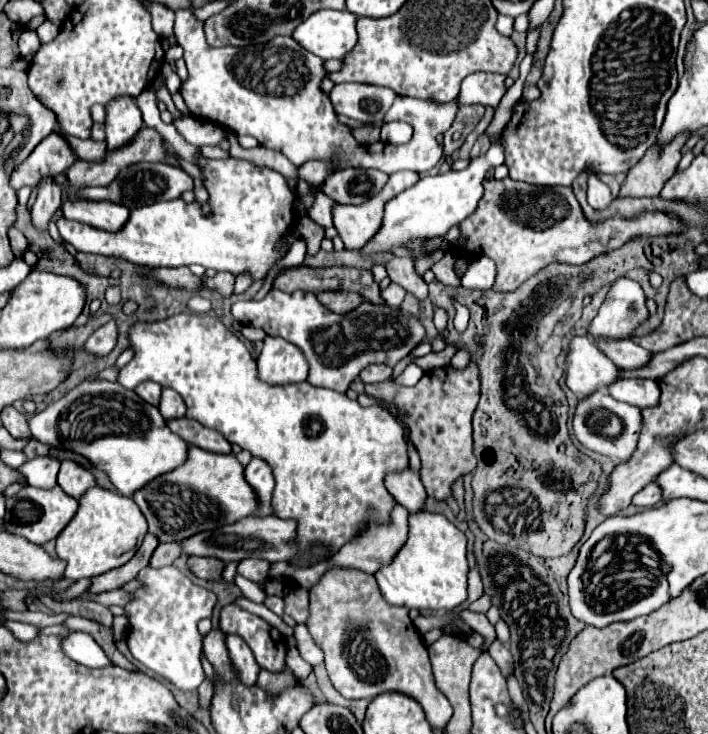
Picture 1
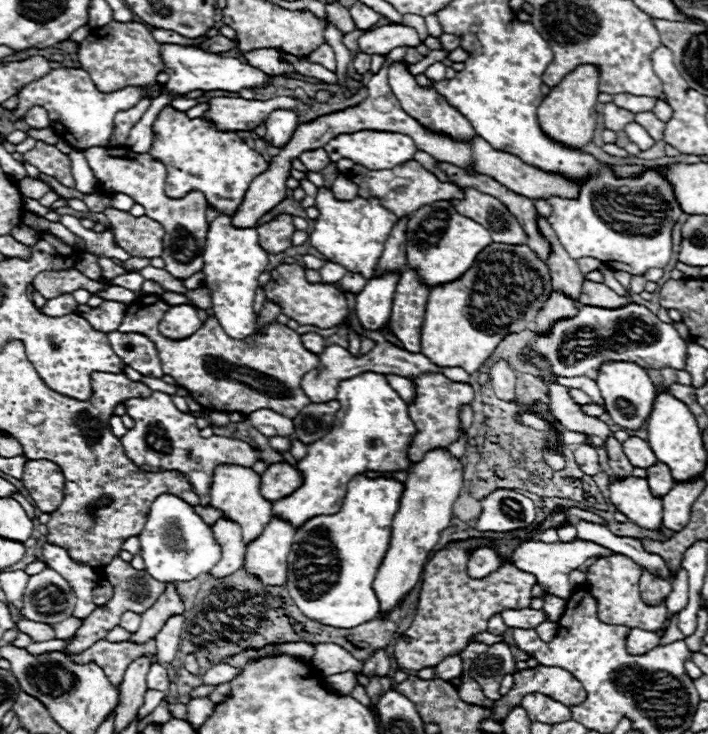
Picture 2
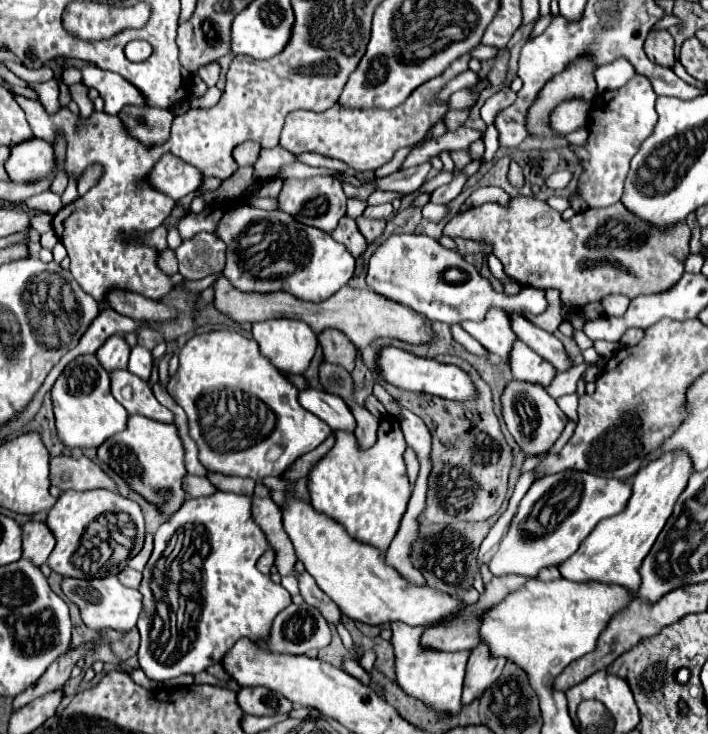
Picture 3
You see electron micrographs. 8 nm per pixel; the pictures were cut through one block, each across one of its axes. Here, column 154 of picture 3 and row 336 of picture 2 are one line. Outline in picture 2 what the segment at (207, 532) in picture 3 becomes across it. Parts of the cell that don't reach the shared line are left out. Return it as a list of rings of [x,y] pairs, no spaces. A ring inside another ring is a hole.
[[[628,302],[622,308],[598,308],[598,306],[582,304],[574,318],[558,320],[548,334],[534,336],[530,340],[530,350],[540,356],[538,366],[542,368],[544,376],[552,376],[552,374],[560,378],[586,376],[590,380],[596,380],[602,362],[608,362],[608,360],[632,360],[634,364],[640,364],[640,368],[646,368],[646,370],[648,368],[684,370],[686,358],[688,358],[686,340],[680,338],[676,328],[672,324],[658,320],[646,306],[634,304],[634,302]],[[572,360],[576,362],[572,364]],[[566,364],[572,364],[572,366],[566,366]]]

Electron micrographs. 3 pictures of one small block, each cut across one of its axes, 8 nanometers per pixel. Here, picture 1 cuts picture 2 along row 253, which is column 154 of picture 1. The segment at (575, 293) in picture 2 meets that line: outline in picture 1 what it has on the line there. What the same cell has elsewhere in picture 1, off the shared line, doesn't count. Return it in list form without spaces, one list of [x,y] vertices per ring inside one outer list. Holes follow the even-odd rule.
[[[172,542],[172,544],[158,544],[158,548],[156,548],[154,554],[152,554],[150,566],[154,566],[154,568],[168,566],[168,564],[172,564],[178,556],[180,556],[180,546],[178,546],[176,542]]]

